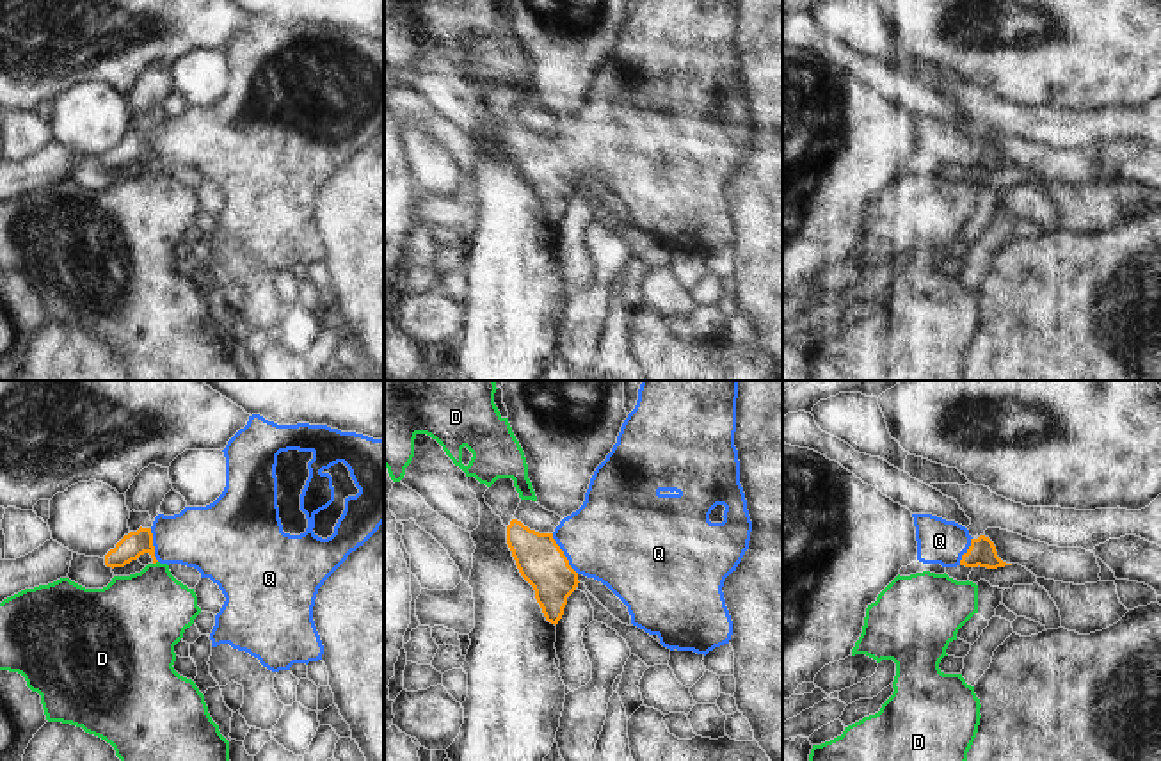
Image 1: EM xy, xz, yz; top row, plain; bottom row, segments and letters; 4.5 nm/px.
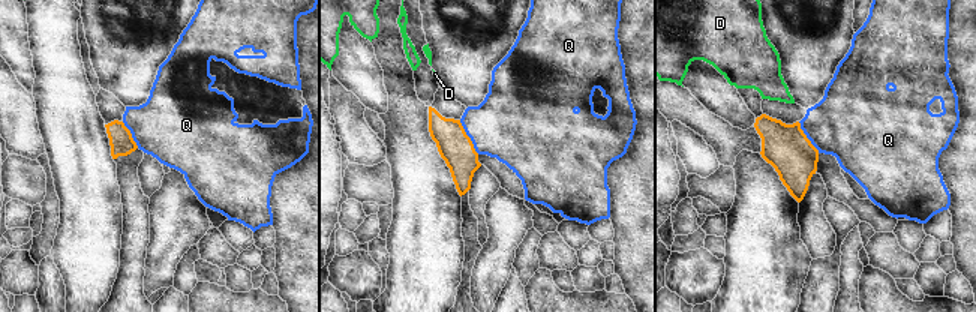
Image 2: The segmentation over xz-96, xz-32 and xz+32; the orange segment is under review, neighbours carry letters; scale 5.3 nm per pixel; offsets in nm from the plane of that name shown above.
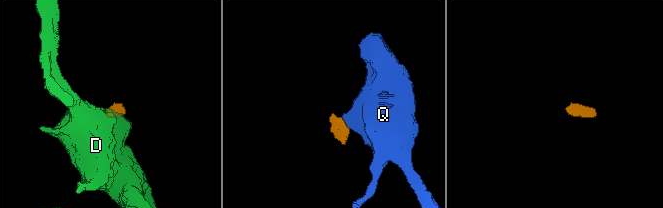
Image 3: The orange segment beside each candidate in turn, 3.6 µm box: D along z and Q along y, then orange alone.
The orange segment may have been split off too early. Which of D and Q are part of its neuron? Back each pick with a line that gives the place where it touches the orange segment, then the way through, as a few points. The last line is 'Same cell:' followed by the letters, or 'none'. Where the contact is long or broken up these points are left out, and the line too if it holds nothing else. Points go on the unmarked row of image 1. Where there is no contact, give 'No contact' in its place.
Q: Touches orange at xz (562, 155). Path across: xz (539, 160), (562, 155), (584, 144), (614, 139)
Same cell: Q.

